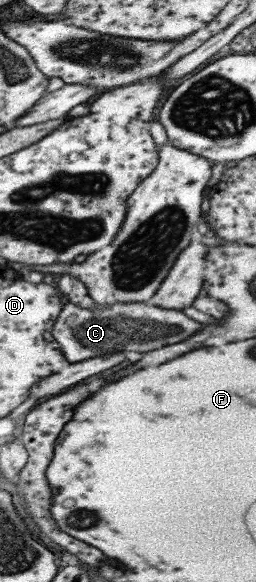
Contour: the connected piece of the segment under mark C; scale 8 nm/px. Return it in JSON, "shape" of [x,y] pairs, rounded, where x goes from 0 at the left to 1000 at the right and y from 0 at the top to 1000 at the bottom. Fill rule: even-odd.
{"shape":[[[258,517],[207,564],[203,577],[234,589],[266,622],[301,624],[449,605],[480,605],[512,615],[535,615],[609,601],[609,595],[570,595],[570,584],[617,588],[625,595],[688,591],[773,570],[789,557],[758,553],[750,546],[727,546],[715,533],[594,526],[578,519],[375,524],[371,531],[352,533]],[[484,577],[492,584],[477,584]]]}

